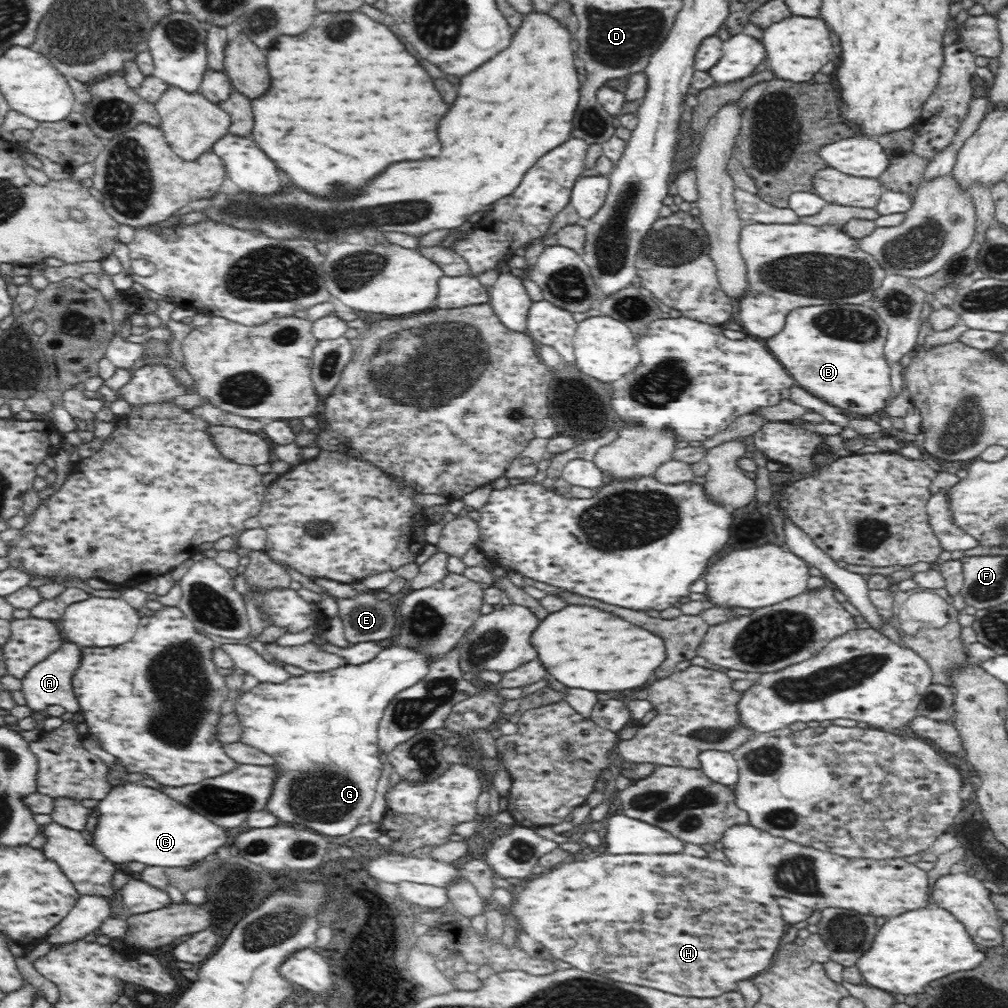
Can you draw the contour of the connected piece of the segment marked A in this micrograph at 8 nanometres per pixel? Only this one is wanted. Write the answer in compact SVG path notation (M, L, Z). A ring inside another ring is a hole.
M64 641L48 658L31 667L22 679L22 693L28 703L27 706L35 712L57 704L64 707L69 713L77 713L79 703L74 693L72 677L80 663L81 647L74 642Z

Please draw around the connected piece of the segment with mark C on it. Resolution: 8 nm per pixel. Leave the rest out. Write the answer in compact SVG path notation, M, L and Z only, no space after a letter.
M129 783L111 787L110 792L98 801L94 809L98 812L96 828L91 832L92 845L114 864L142 862L146 866L180 867L190 866L198 860L204 860L208 854L216 852L226 844L228 836L222 826L216 825L202 814L182 806L172 800L166 792L150 787L149 783Z

